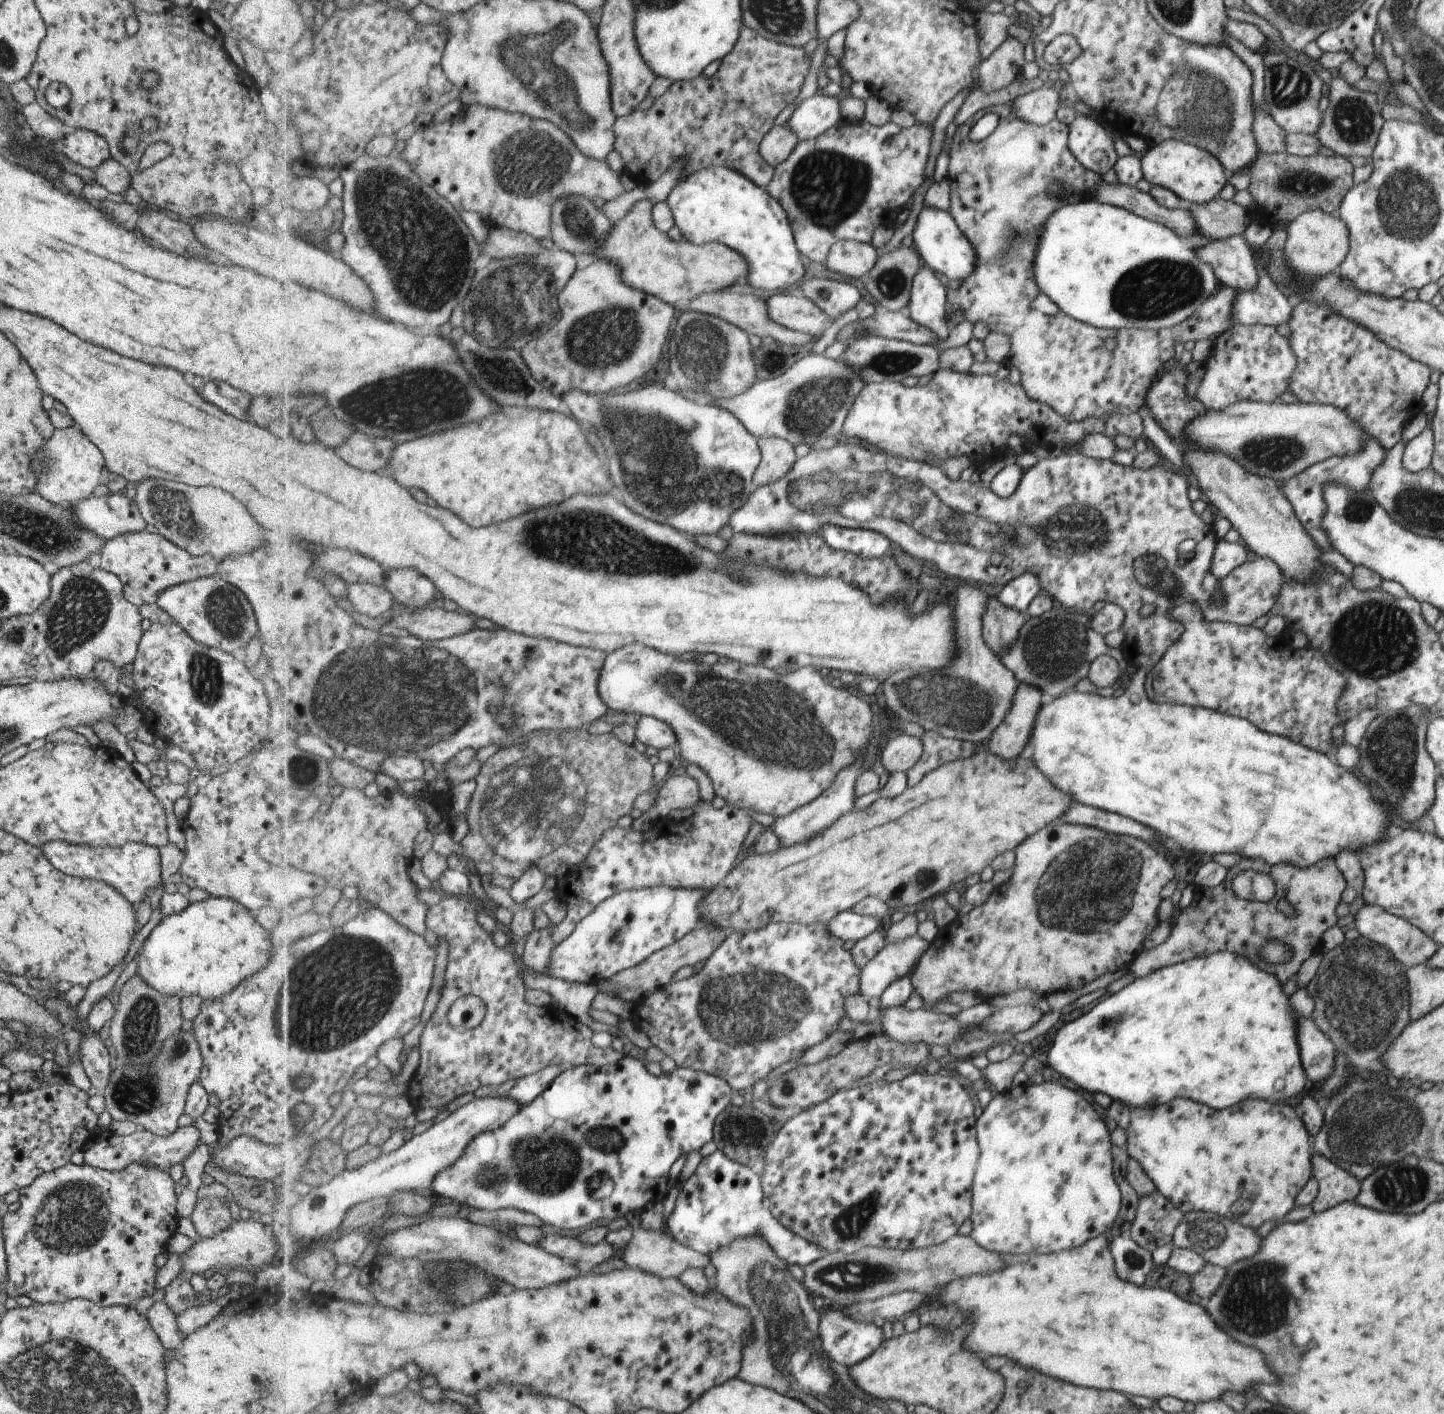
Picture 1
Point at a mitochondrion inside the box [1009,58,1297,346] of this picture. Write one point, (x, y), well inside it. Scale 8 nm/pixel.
(1154, 290)

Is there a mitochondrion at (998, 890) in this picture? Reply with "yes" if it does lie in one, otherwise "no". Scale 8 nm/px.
no

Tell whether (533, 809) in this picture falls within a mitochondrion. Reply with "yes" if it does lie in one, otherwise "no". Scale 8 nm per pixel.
yes

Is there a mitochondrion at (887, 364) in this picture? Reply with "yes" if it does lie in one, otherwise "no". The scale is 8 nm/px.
yes

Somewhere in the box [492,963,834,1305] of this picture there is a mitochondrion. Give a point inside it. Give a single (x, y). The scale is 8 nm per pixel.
(788, 1088)

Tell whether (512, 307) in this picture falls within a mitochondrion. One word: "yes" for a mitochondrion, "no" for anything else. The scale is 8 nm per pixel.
yes

